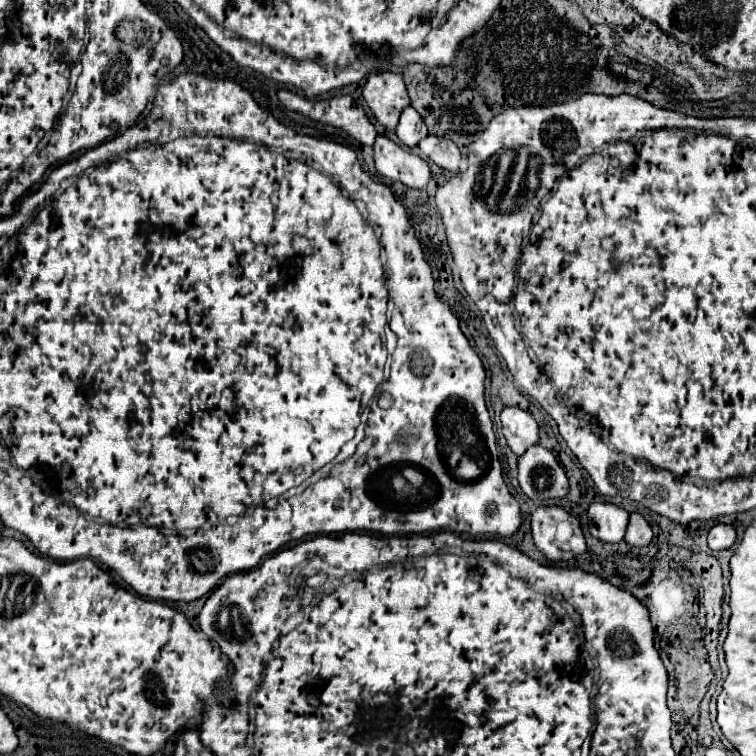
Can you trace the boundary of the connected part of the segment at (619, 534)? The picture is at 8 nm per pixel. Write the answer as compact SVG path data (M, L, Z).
M591 504L589 506L589 532L593 538L617 544L625 538L629 526L629 514L615 504Z

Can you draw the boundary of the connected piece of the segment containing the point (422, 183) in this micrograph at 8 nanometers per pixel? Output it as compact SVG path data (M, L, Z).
M377 136L373 150L375 166L381 176L401 182L413 190L423 190L431 180L429 164L421 156L399 148L387 136Z

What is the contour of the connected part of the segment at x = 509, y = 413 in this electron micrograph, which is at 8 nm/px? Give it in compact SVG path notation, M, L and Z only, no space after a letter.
M503 408L501 424L507 444L517 456L523 456L531 446L539 444L539 424L525 410Z

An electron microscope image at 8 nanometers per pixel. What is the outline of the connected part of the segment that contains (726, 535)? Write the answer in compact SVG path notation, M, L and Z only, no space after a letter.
M715 524L707 536L711 550L727 550L735 544L735 528L729 524Z

